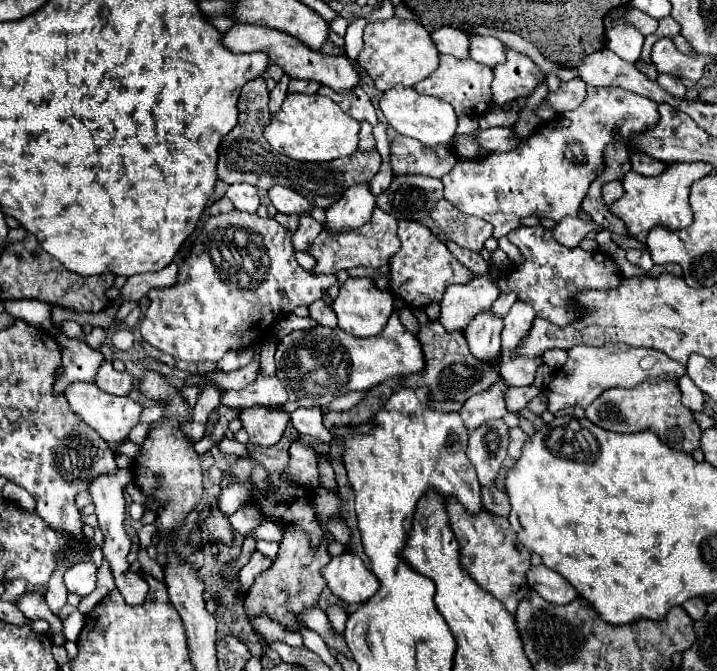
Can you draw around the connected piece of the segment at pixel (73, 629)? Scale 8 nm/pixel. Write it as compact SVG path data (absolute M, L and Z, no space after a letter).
M73 611L71 615L67 615L63 619L63 635L69 639L69 641L77 641L77 635L79 631L83 629L83 623L85 623L85 617L79 613L79 611Z

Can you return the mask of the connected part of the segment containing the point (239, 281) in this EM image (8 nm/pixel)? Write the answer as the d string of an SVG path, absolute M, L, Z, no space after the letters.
M233 209L205 221L187 257L179 265L177 283L173 287L149 291L151 305L145 311L139 331L147 343L163 353L177 355L183 361L219 361L227 351L243 347L243 343L259 343L263 335L259 329L261 323L275 323L279 315L323 299L323 291L335 281L337 277L333 273L313 275L297 263L291 233L275 219L261 219L257 213L241 213Z

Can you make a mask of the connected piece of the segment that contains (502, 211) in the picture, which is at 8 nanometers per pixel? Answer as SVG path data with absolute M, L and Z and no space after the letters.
M591 87L581 107L546 122L533 133L533 143L523 143L517 151L492 153L473 161L459 159L453 171L443 177L445 199L459 211L491 223L495 227L493 237L503 237L517 229L521 217L535 215L553 221L577 217L589 185L605 169L607 145L617 145L617 135L627 143L633 133L641 135L653 129L657 121L659 111L653 99L619 87Z

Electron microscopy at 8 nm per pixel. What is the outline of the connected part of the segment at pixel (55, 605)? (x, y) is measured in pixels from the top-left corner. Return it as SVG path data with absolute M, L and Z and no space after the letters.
M61 567L53 573L53 579L49 581L47 593L45 593L45 601L47 601L49 609L53 611L53 615L59 615L59 611L65 605L65 599L67 599L67 591L65 591L65 585L63 585L63 573L65 573L65 567Z

